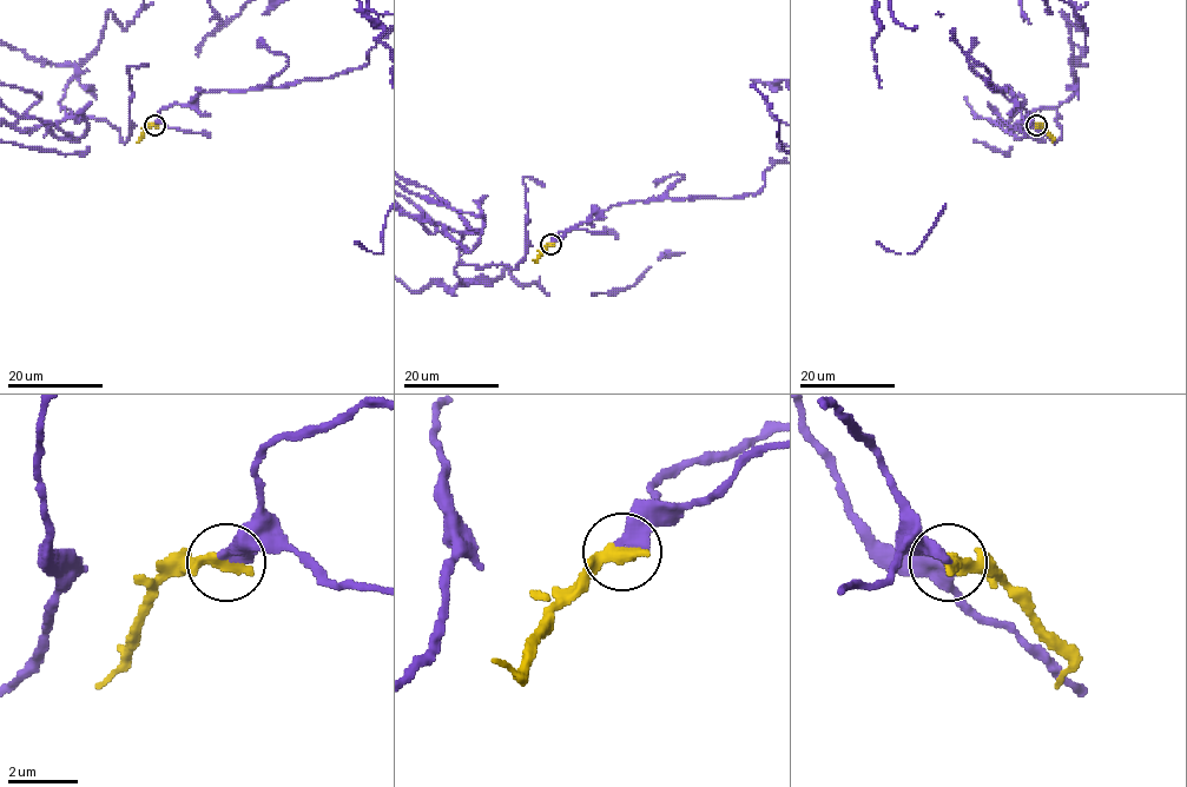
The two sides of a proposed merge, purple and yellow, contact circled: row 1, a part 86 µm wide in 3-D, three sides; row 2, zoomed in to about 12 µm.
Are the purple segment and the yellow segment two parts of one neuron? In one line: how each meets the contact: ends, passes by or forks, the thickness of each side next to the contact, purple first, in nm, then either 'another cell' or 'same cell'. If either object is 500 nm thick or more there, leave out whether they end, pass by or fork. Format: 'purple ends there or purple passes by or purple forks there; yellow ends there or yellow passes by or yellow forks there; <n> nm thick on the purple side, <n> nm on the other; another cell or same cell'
purple ends there; yellow ends there; 440 nm thick on the purple side, 440 nm on the other; same cell

